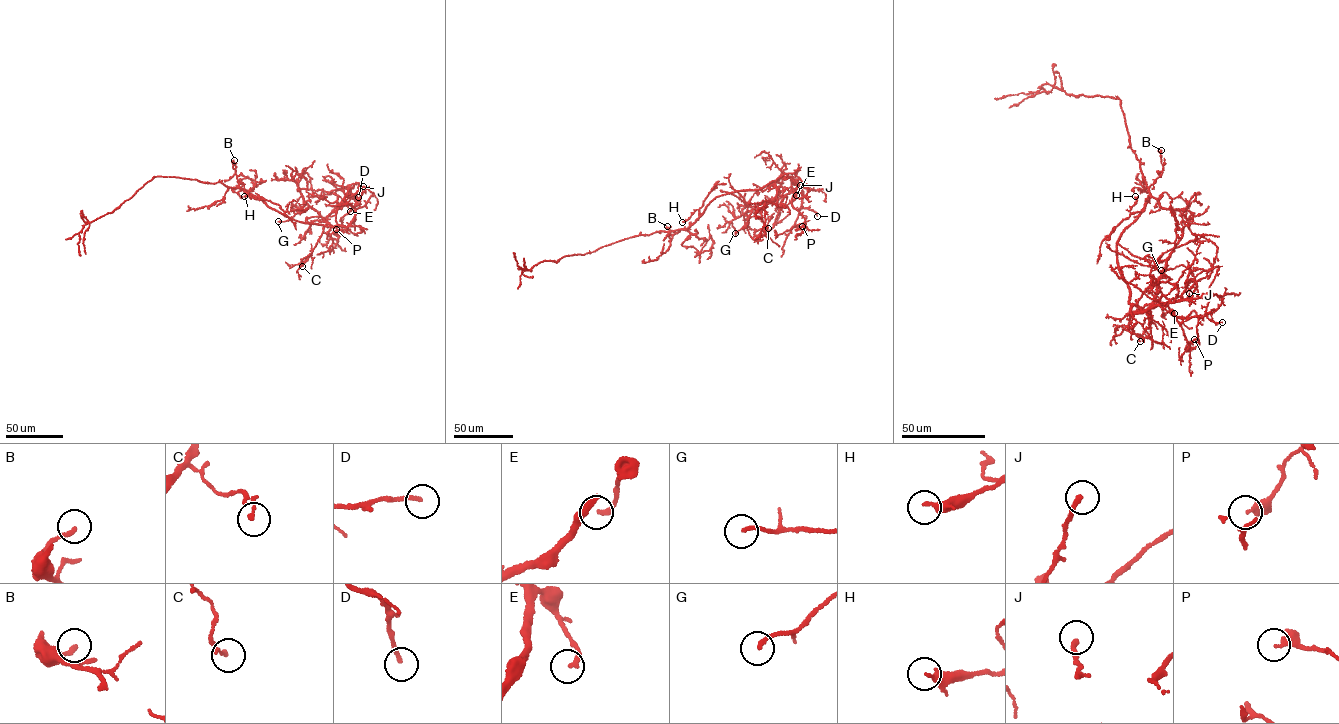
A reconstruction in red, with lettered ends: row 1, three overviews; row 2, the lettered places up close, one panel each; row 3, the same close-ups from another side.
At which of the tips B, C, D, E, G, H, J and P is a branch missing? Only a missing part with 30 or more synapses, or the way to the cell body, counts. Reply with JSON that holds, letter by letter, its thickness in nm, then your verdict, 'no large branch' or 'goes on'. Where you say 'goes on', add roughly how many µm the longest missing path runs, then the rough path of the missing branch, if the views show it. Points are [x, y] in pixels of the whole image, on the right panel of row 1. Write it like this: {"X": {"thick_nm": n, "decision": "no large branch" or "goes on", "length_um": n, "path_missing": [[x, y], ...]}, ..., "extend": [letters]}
{"B": {"thick_nm": 190, "decision": "no large branch"}, "C": {"thick_nm": 150, "decision": "no large branch"}, "D": {"thick_nm": 170, "decision": "no large branch"}, "E": {"thick_nm": 190, "decision": "no large branch"}, "G": {"thick_nm": 160, "decision": "no large branch"}, "H": {"thick_nm": 280, "decision": "no large branch"}, "J": {"thick_nm": 200, "decision": "no large branch"}, "P": {"thick_nm": 240, "decision": "no large branch"}, "extend": []}

